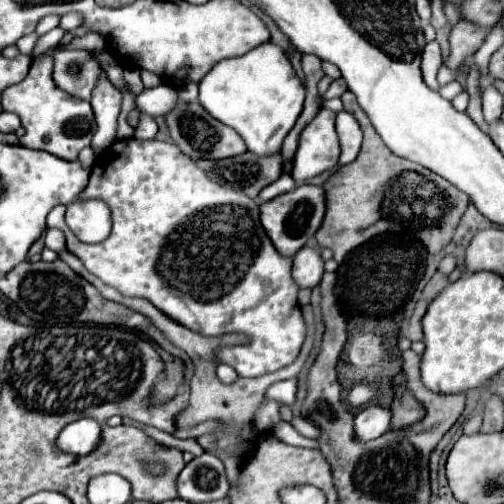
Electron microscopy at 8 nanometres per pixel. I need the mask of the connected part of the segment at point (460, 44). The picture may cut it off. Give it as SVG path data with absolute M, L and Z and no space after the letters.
M466 21L457 23L451 30L450 54L443 64L453 70L459 68L467 57L472 56L478 50L478 46L484 42L486 34L492 28L494 26L481 27Z

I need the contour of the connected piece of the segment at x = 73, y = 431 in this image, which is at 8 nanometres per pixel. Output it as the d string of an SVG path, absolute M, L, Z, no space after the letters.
M82 418L68 424L60 432L56 444L65 453L84 456L94 451L98 440L100 440L100 426L92 418Z

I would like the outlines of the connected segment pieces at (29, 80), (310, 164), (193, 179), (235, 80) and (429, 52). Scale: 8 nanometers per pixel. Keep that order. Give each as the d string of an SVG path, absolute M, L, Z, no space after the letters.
M36 56L28 76L2 92L2 110L14 112L20 118L24 128L20 144L26 148L46 150L68 162L74 162L78 158L78 152L90 144L90 138L96 132L90 102L72 98L64 90L56 88L52 80L52 56Z
M320 108L316 118L302 130L292 164L292 178L296 182L306 182L338 164L340 144L334 118L336 114L332 110Z
M124 138L124 140L116 140L112 142L112 146L104 148L92 168L92 174L90 174L90 184L88 188L80 194L82 200L104 200L108 206L110 206L110 212L112 212L112 232L110 236L104 240L104 242L98 242L98 244L84 244L80 242L78 238L74 238L74 234L70 232L70 228L66 226L64 222L64 210L66 206L56 206L50 214L48 214L48 228L60 228L64 234L66 234L66 242L68 242L68 250L72 254L76 254L88 272L92 272L94 276L98 276L104 284L116 288L122 296L128 296L128 298L144 298L148 302L152 302L162 314L166 314L168 318L180 322L182 326L202 334L202 336L222 336L222 334L244 334L248 336L248 342L246 344L240 344L238 346L224 346L216 352L217 364L228 364L232 366L240 376L244 378L256 378L256 376L262 376L262 374L268 374L268 372L276 372L284 366L288 366L290 362L294 362L294 358L298 356L300 352L300 346L304 342L304 336L306 336L306 324L302 320L302 312L300 312L300 306L298 306L298 286L292 282L292 276L290 276L290 268L292 268L292 258L286 258L286 256L280 256L276 252L276 248L272 246L270 238L266 236L264 228L260 226L260 220L258 220L258 204L248 198L246 194L236 194L236 190L228 190L224 186L216 186L212 180L206 178L206 174L188 158L180 152L180 148L176 144L168 144L168 142L160 142L160 140L140 140L140 138Z
M272 42L260 44L240 58L218 62L200 80L200 104L216 120L234 128L248 146L248 152L258 156L278 154L286 134L298 120L304 104L304 84L294 74L286 54Z
M428 42L424 48L424 54L422 54L422 66L420 68L422 68L422 78L424 78L426 86L432 90L440 88L440 84L436 82L436 72L440 66L442 66L440 46L438 46L438 42Z

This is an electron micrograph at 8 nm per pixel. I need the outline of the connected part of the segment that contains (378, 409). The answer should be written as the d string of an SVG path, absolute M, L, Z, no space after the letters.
M374 404L360 410L354 416L354 440L360 444L376 440L384 432L388 432L390 416L392 416L390 410L386 410L382 406L374 406Z

